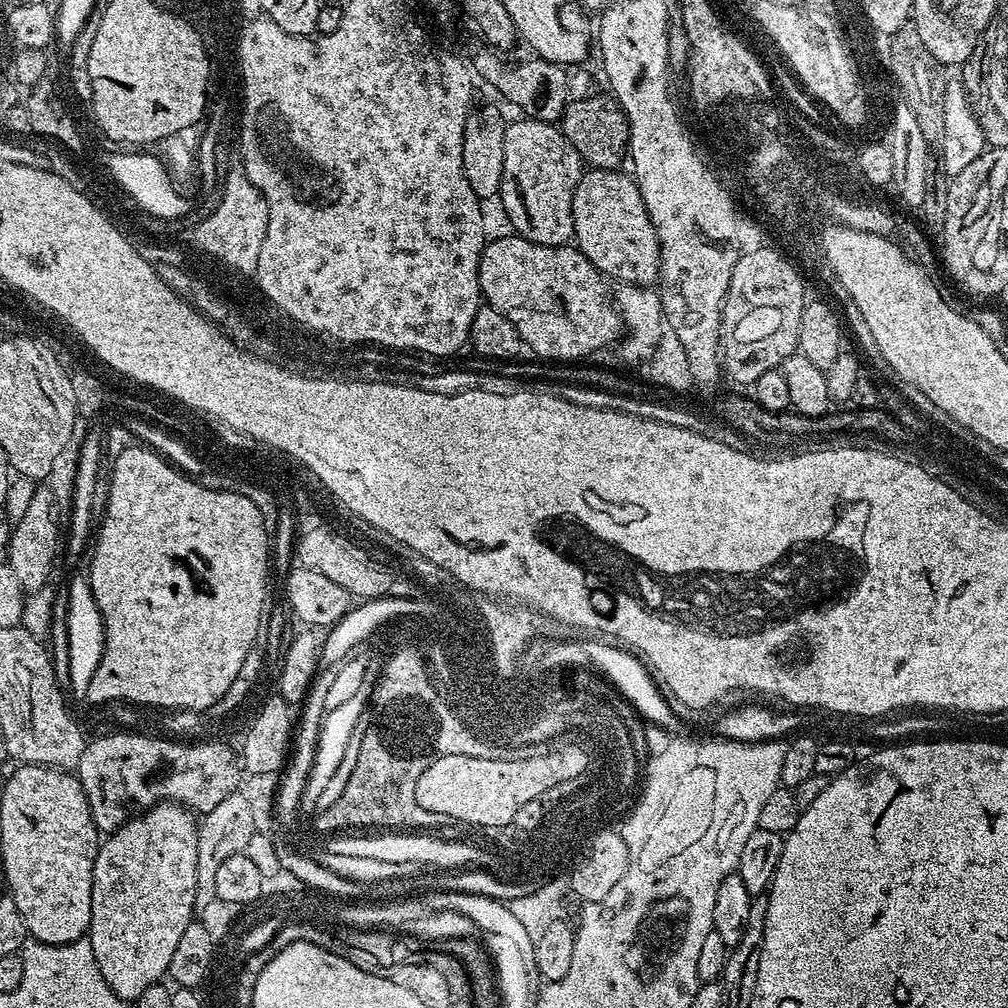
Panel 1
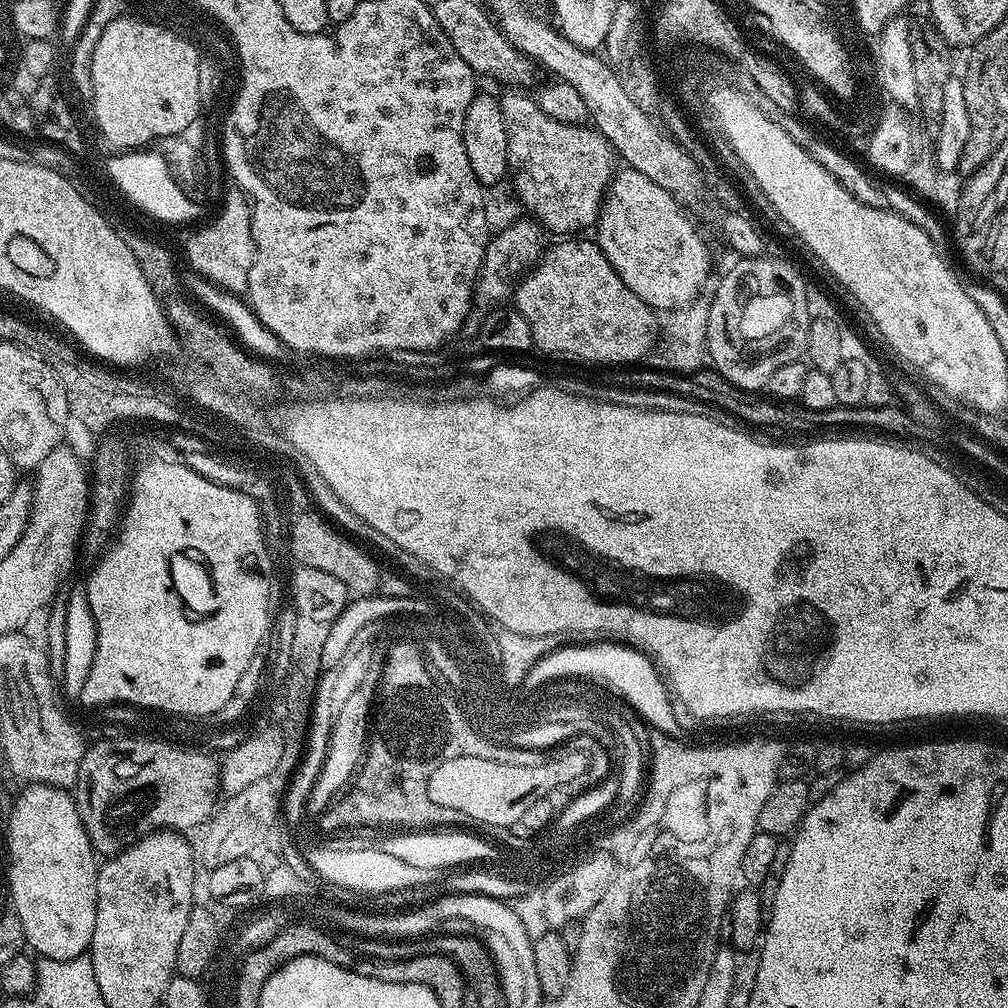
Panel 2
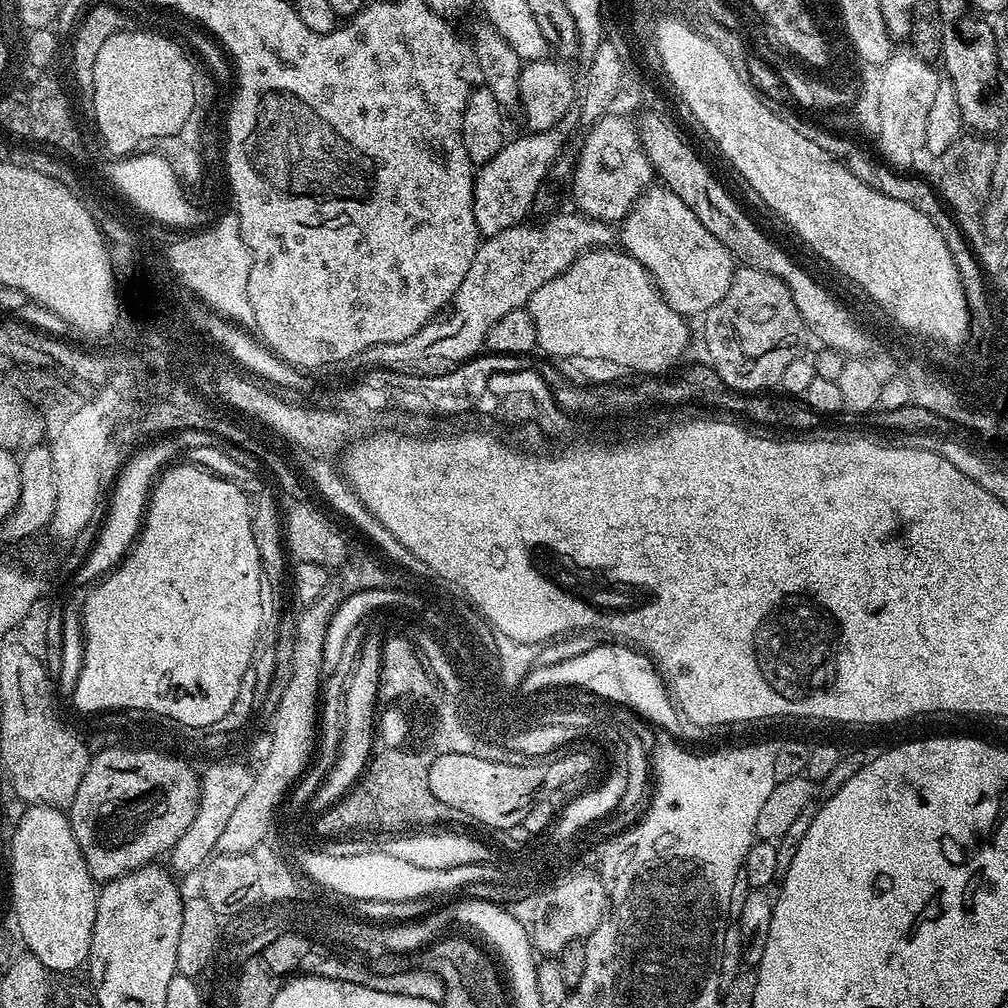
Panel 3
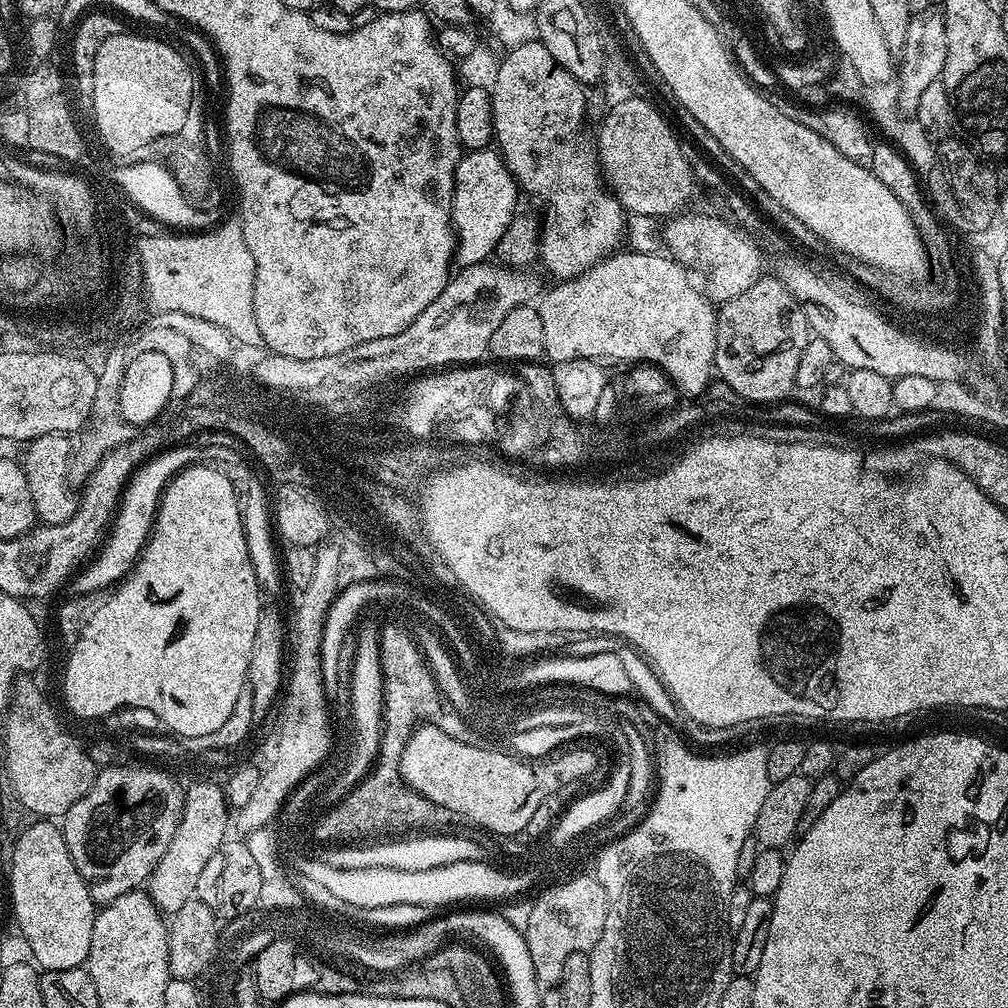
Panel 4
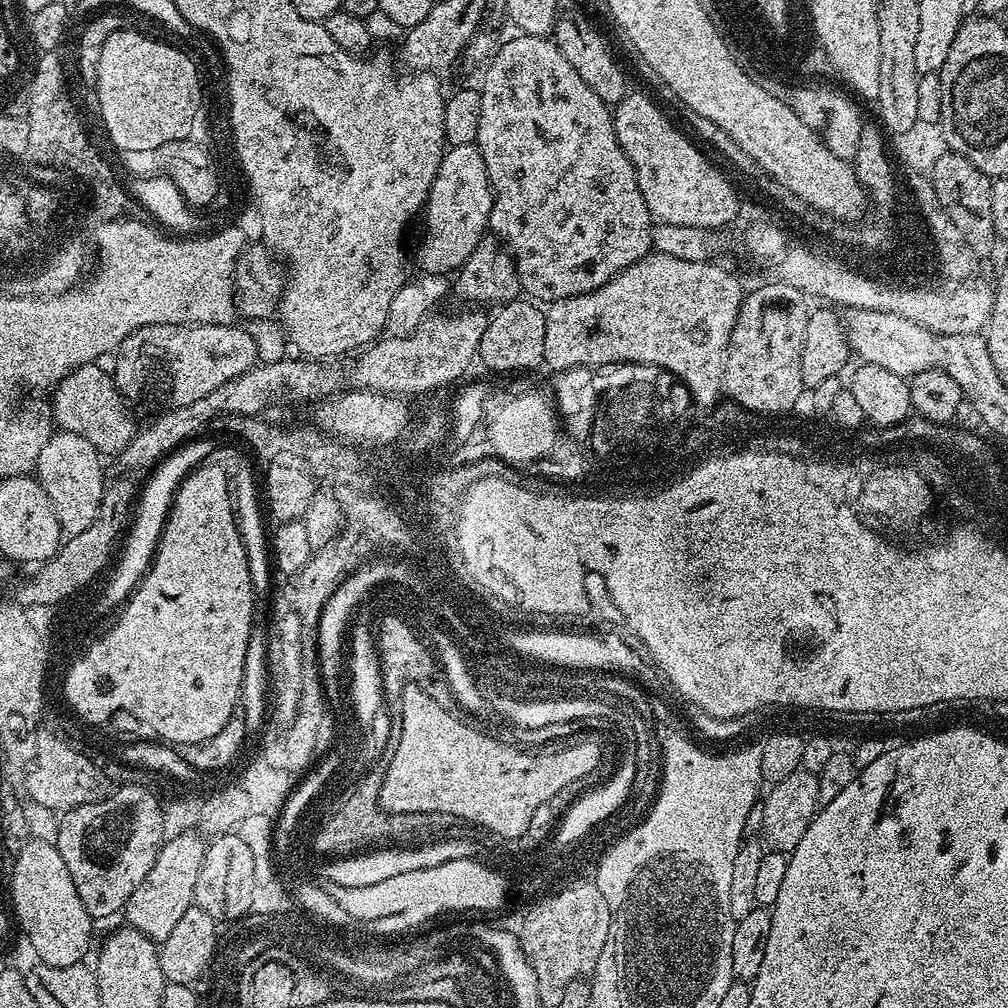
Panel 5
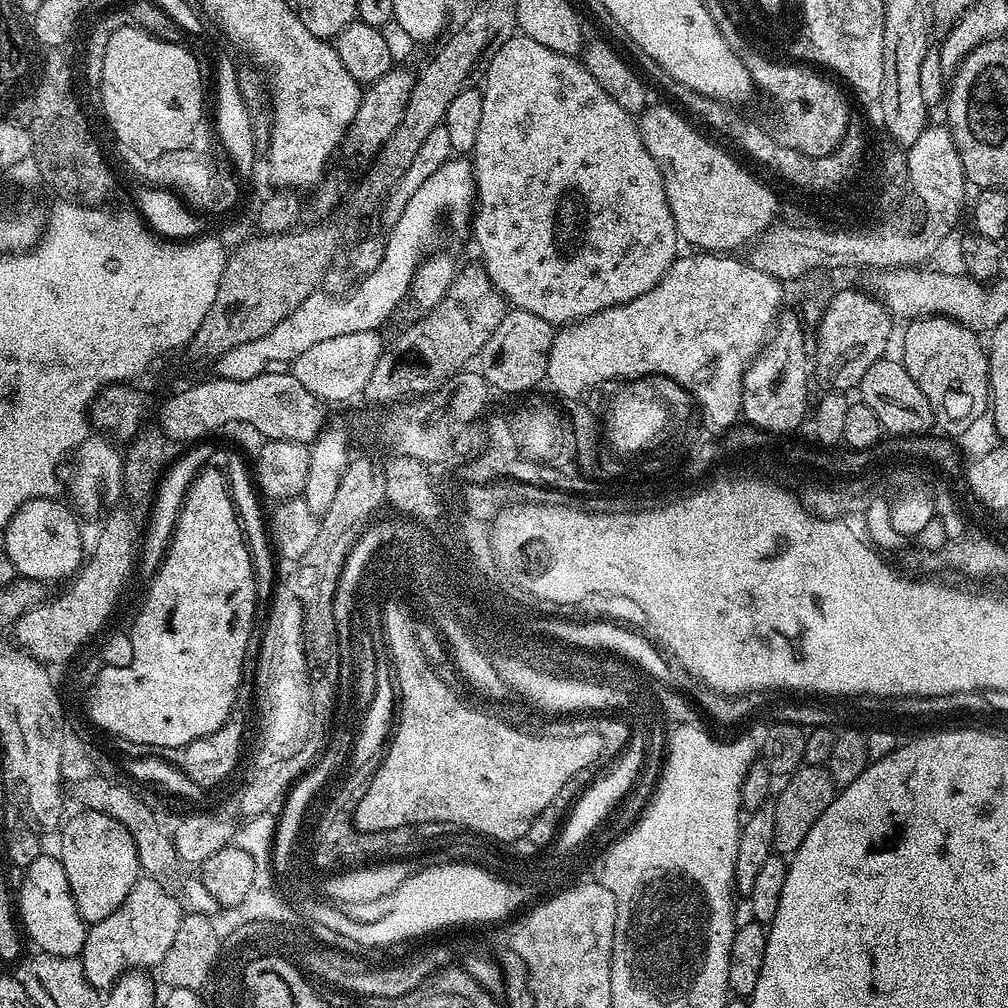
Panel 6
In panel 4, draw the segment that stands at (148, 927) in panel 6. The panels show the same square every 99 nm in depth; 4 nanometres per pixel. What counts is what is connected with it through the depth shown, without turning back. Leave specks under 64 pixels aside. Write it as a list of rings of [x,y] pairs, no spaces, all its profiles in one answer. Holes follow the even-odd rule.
[[[198,779],[198,786],[185,794],[185,810],[178,822],[178,830],[174,830],[174,838],[170,838],[170,846],[166,846],[166,854],[162,854],[162,862],[154,866],[146,881],[146,891],[161,912],[177,912],[182,910],[185,902],[194,899],[198,878],[214,850],[218,850],[229,835],[228,828],[230,832],[230,805],[225,789],[211,779]]]

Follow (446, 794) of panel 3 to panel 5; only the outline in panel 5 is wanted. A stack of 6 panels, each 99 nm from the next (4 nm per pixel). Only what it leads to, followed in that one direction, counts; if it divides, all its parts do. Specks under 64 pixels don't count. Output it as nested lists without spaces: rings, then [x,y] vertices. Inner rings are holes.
[[[409,686],[399,693],[402,730],[394,758],[389,761],[385,780],[380,787],[380,807],[385,812],[401,816],[404,812],[437,812],[443,816],[457,816],[482,827],[496,836],[520,836],[528,832],[531,819],[538,808],[549,802],[560,790],[572,782],[587,781],[587,776],[596,772],[604,760],[604,752],[596,740],[580,740],[565,748],[537,747],[537,752],[527,752],[527,747],[518,748],[515,743],[494,744],[484,734],[465,731],[459,715],[447,712],[434,697],[420,686]]]

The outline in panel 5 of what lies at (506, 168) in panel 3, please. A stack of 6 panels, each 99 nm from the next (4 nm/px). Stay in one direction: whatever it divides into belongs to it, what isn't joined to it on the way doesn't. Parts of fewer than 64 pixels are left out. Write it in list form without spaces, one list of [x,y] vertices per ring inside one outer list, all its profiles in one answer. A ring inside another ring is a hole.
[[[475,144],[450,146],[439,164],[438,174],[431,184],[428,200],[422,212],[426,230],[418,248],[418,262],[423,273],[452,274],[459,271],[474,247],[484,239],[490,210],[493,209],[492,188],[479,148]]]

